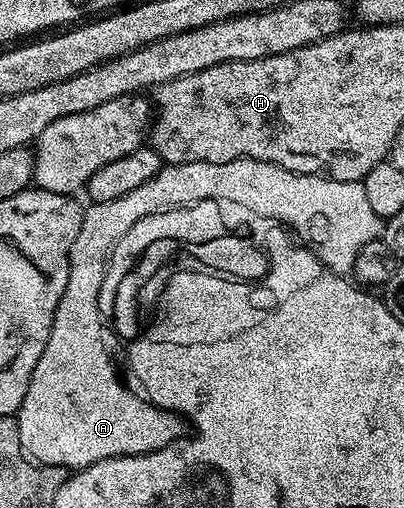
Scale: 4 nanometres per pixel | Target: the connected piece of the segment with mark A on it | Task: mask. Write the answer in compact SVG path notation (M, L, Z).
M233 160L219 164L212 162L166 164L152 178L148 178L144 186L136 186L136 190L124 194L124 198L115 198L113 202L90 204L82 213L80 234L76 234L76 242L72 242L68 262L68 286L64 286L64 294L60 294L52 330L48 334L48 346L44 346L44 354L40 354L40 362L36 362L36 370L32 370L32 378L28 382L28 394L24 394L24 402L16 413L22 450L31 460L40 464L51 464L53 468L77 470L113 456L139 456L145 452L164 450L164 446L184 435L183 421L177 415L165 412L163 408L157 408L149 399L142 397L141 400L136 393L129 392L118 381L109 354L102 352L106 346L106 340L102 337L104 321L102 316L92 316L90 300L100 298L100 290L104 286L104 274L108 270L114 243L124 234L128 234L128 230L132 230L136 222L149 221L157 217L159 212L182 208L191 204L198 196L211 196L211 194L240 198L242 203L256 206L259 211L281 214L285 220L291 220L286 228L299 236L297 239L313 252L314 257L329 272L353 273L356 254L360 254L360 246L368 246L368 242L379 239L383 235L384 221L376 214L376 210L372 210L361 182L336 180L325 174L293 172L284 170L272 162L259 160Z

